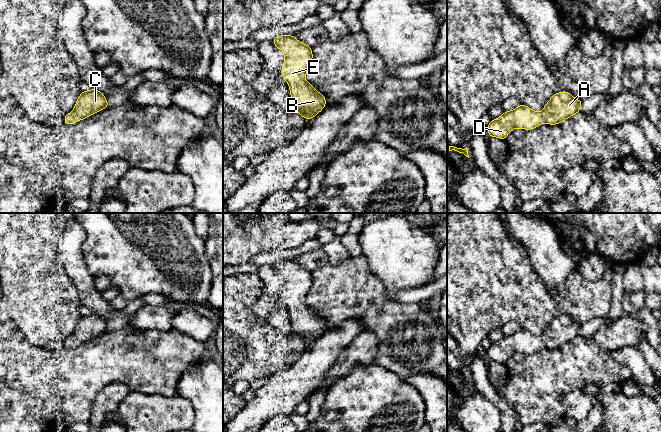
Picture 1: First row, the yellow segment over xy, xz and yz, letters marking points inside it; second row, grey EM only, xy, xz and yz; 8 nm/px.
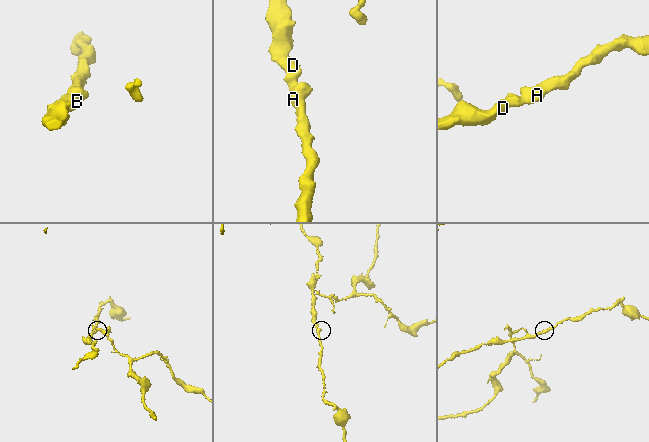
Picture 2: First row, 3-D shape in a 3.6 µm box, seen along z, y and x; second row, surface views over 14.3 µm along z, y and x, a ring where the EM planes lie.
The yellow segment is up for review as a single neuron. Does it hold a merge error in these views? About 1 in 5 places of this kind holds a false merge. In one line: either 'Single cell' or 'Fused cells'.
Single cell

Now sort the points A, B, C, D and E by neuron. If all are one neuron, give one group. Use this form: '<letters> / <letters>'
A B C D E

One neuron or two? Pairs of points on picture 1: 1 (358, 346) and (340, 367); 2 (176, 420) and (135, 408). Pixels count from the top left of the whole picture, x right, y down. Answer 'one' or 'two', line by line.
1: one
2: one

